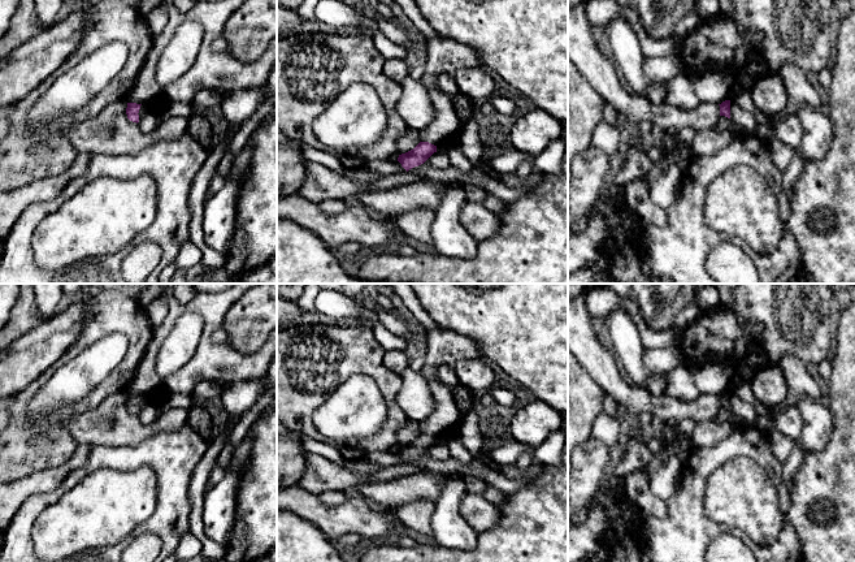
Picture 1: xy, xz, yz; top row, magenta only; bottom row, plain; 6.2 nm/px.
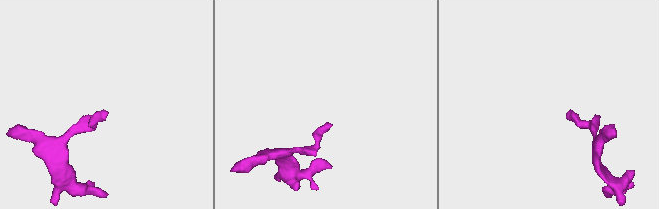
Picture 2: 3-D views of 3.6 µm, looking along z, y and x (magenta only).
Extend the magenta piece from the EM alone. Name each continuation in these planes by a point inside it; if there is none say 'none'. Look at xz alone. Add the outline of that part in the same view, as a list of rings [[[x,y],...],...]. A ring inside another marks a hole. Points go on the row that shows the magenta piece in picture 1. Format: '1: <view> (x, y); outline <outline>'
1: xz (445, 55); outline [[[428,38],[426,44],[422,82],[429,91],[434,116],[433,121],[418,134],[421,142],[438,147],[455,140],[463,121],[453,109],[452,98],[435,87],[437,77],[440,73],[453,73],[463,68],[479,68],[482,64],[481,53],[468,44],[448,38]]]

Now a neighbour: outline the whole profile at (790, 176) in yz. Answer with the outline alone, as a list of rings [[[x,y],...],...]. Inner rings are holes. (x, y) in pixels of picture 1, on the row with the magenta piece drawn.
[[[798,150],[794,152],[794,157],[789,163],[786,170],[782,173],[782,183],[785,193],[790,196],[795,182],[799,180],[804,168],[804,160],[800,157]]]

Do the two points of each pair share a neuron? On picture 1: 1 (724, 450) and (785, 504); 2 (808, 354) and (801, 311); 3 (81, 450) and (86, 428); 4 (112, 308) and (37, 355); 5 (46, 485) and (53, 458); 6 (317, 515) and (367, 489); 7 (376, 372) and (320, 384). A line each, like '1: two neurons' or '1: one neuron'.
1: one neuron
2: one neuron
3: two neurons
4: two neurons
5: two neurons
6: two neurons
7: one neuron

